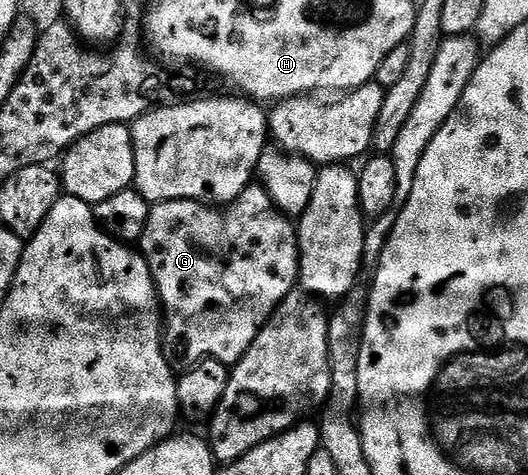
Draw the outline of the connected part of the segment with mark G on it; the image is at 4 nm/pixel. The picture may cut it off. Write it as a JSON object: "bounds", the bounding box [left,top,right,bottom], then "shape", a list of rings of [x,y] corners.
{"bounds":[138,183,300,367],"shape":[[[253,183],[244,191],[244,196],[239,201],[231,202],[228,209],[223,213],[223,208],[213,207],[203,200],[198,201],[161,201],[153,204],[148,211],[148,222],[146,231],[140,236],[138,242],[139,252],[147,261],[152,280],[156,282],[156,292],[159,304],[168,312],[168,333],[176,340],[182,356],[188,363],[199,363],[205,359],[220,361],[224,365],[232,367],[237,361],[241,361],[244,352],[254,343],[254,339],[260,334],[261,329],[267,321],[271,321],[273,313],[280,304],[297,288],[300,280],[300,242],[298,240],[298,229],[295,224],[272,201],[272,196],[263,184]]]}

